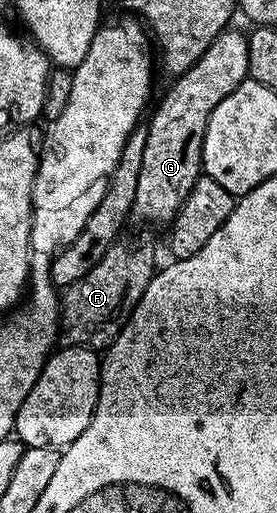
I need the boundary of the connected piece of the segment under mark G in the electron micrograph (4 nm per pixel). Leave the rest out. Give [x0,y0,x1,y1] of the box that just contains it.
[131,28,248,227]

